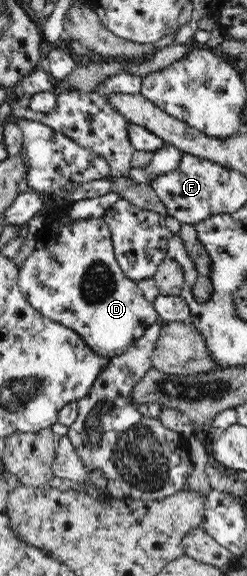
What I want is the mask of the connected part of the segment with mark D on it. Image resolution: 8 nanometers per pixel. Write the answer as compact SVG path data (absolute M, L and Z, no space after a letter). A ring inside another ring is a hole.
M103 217L90 218L87 220L71 221L65 226L49 225L49 227L38 227L35 228L29 246L26 250L26 257L22 265L20 265L18 285L21 287L23 296L26 301L29 302L34 309L37 309L44 317L59 323L60 325L65 325L67 328L75 331L84 340L84 343L88 348L90 348L98 356L109 358L123 354L130 346L133 346L140 337L144 335L144 332L150 325L161 322L158 312L154 309L153 303L148 301L142 290L137 286L137 282L124 275L122 268L118 265L115 258L115 250L113 249L113 242L111 239L110 230L106 220Z

